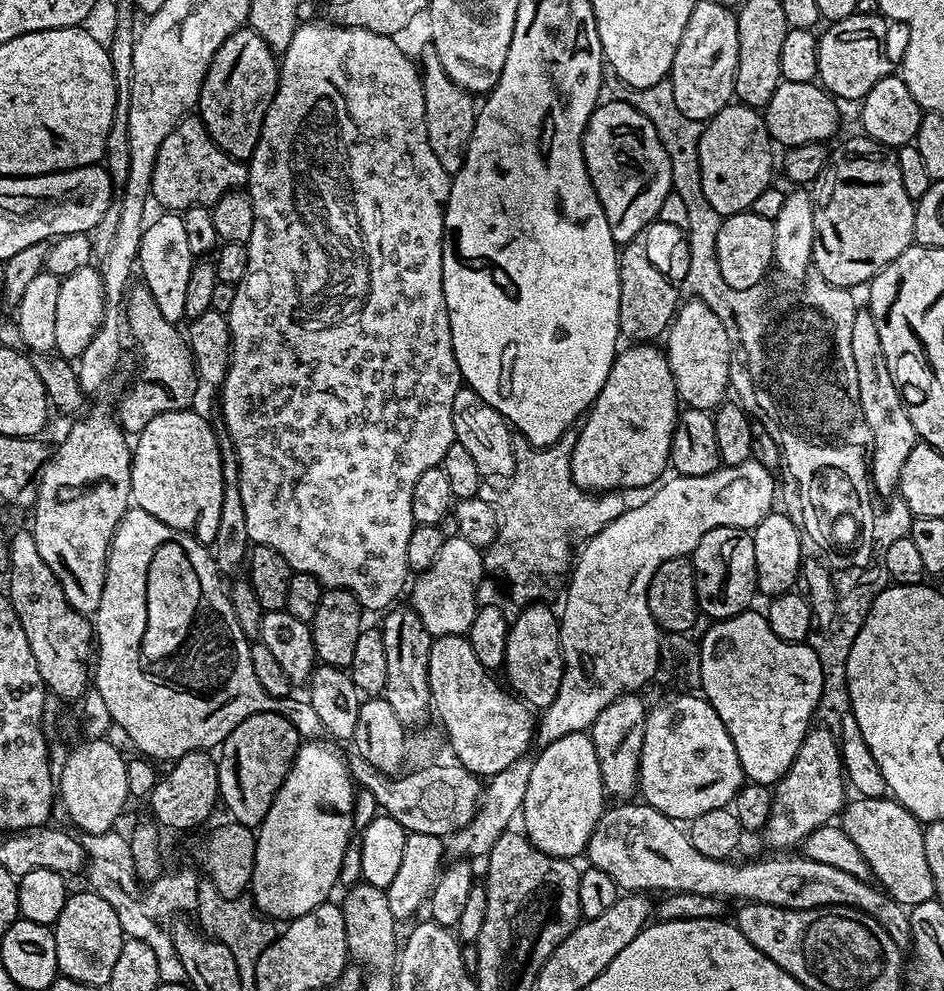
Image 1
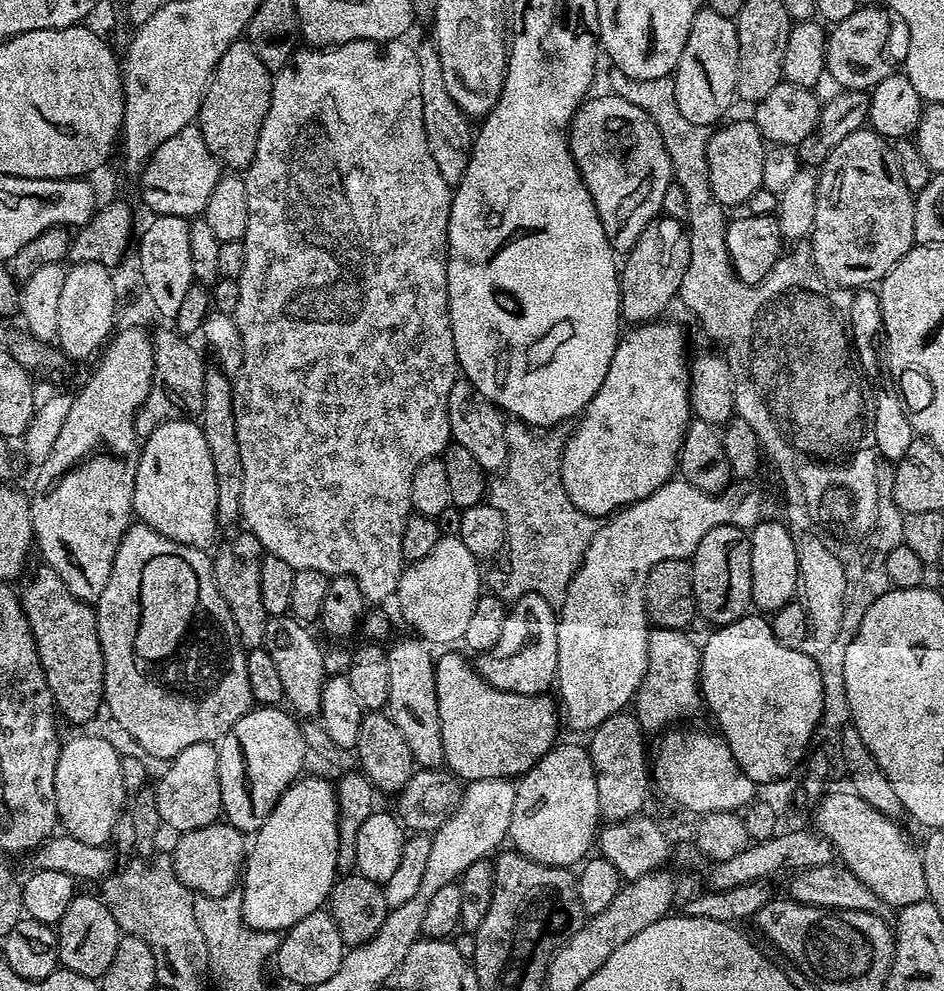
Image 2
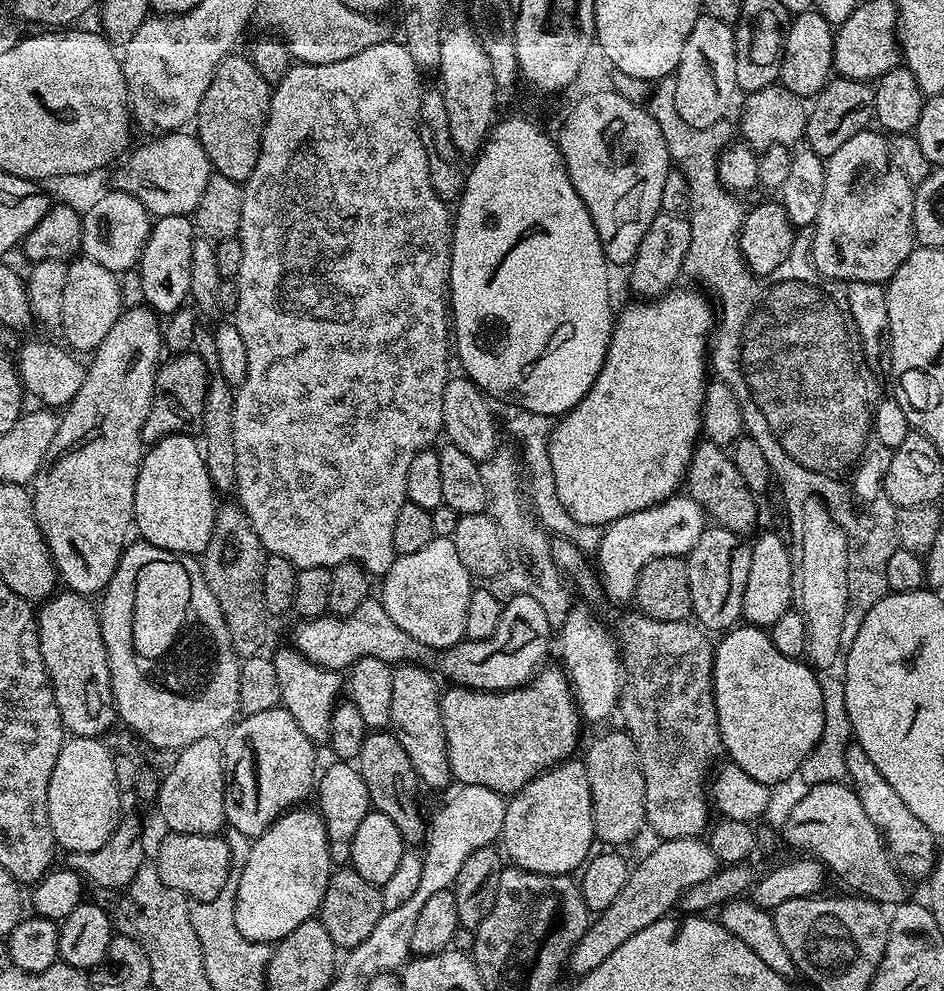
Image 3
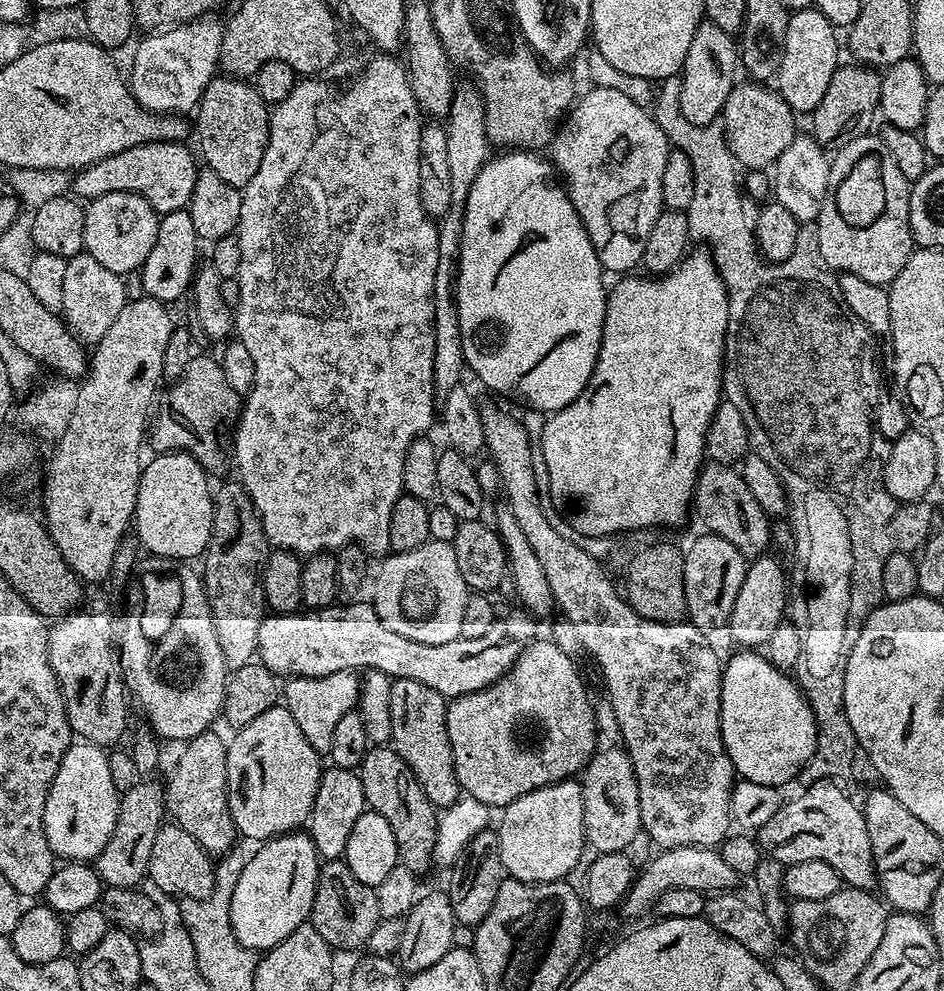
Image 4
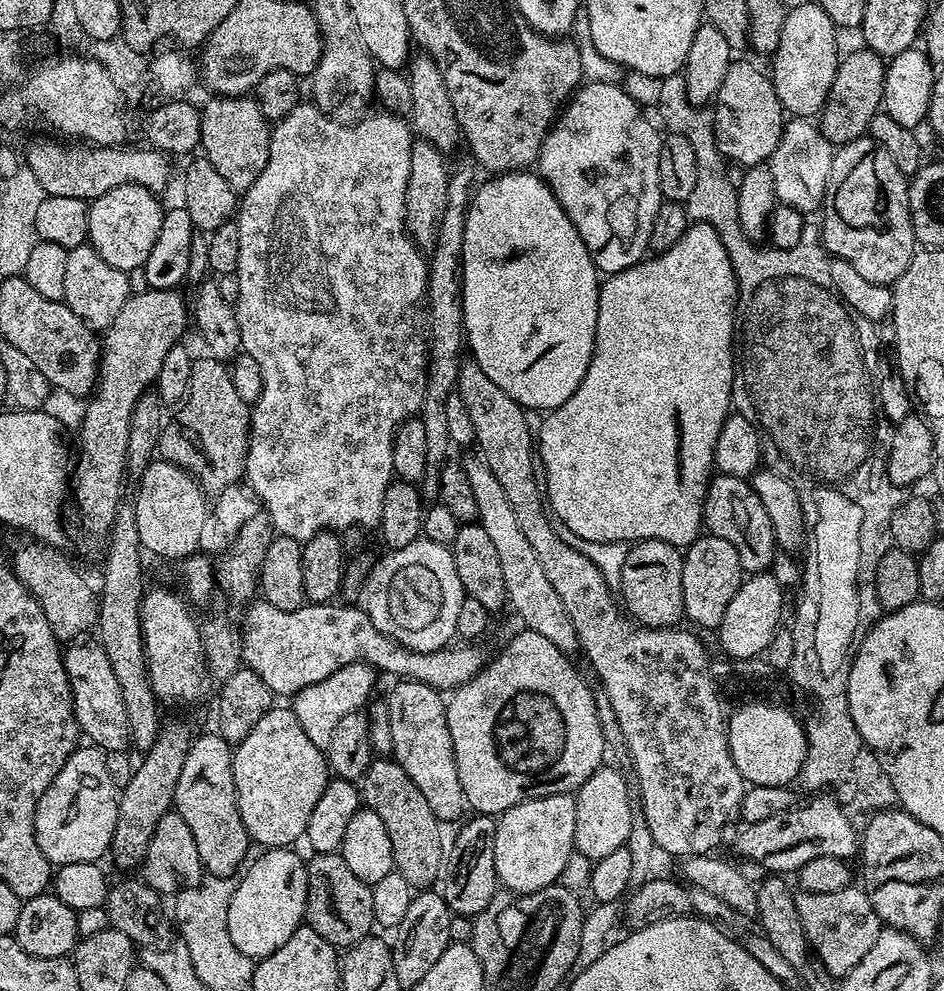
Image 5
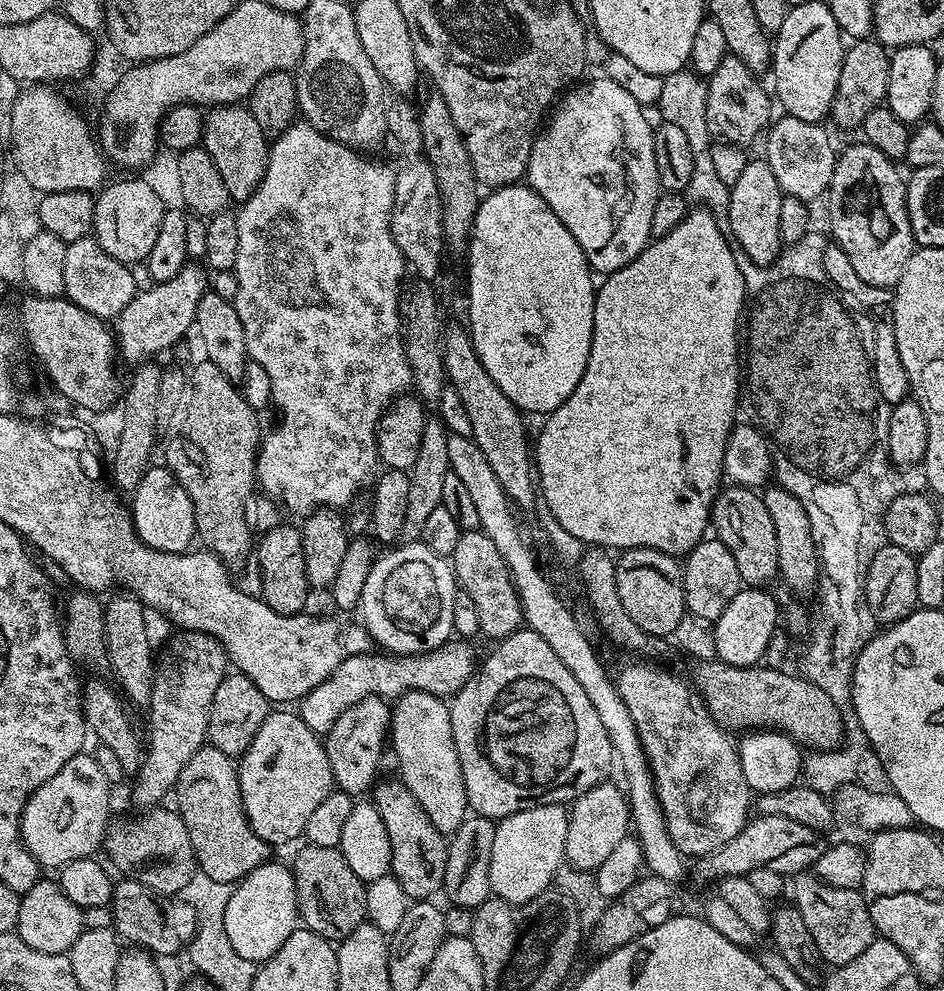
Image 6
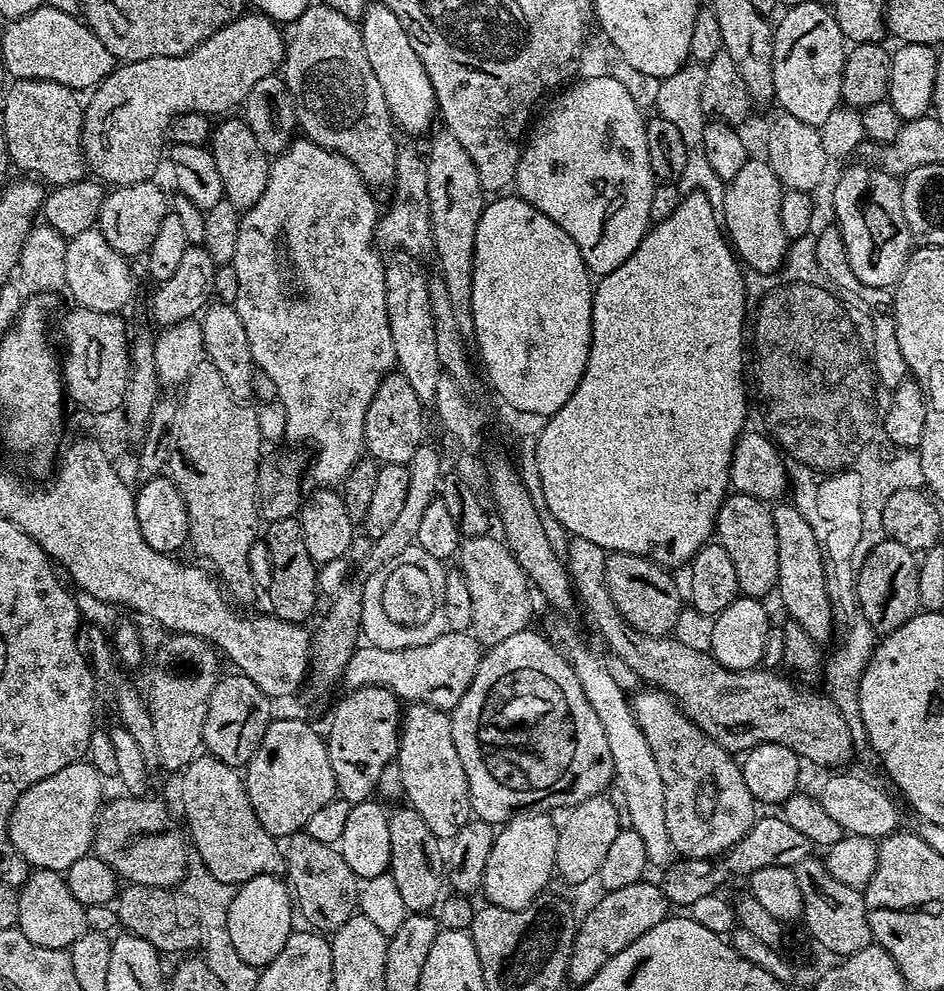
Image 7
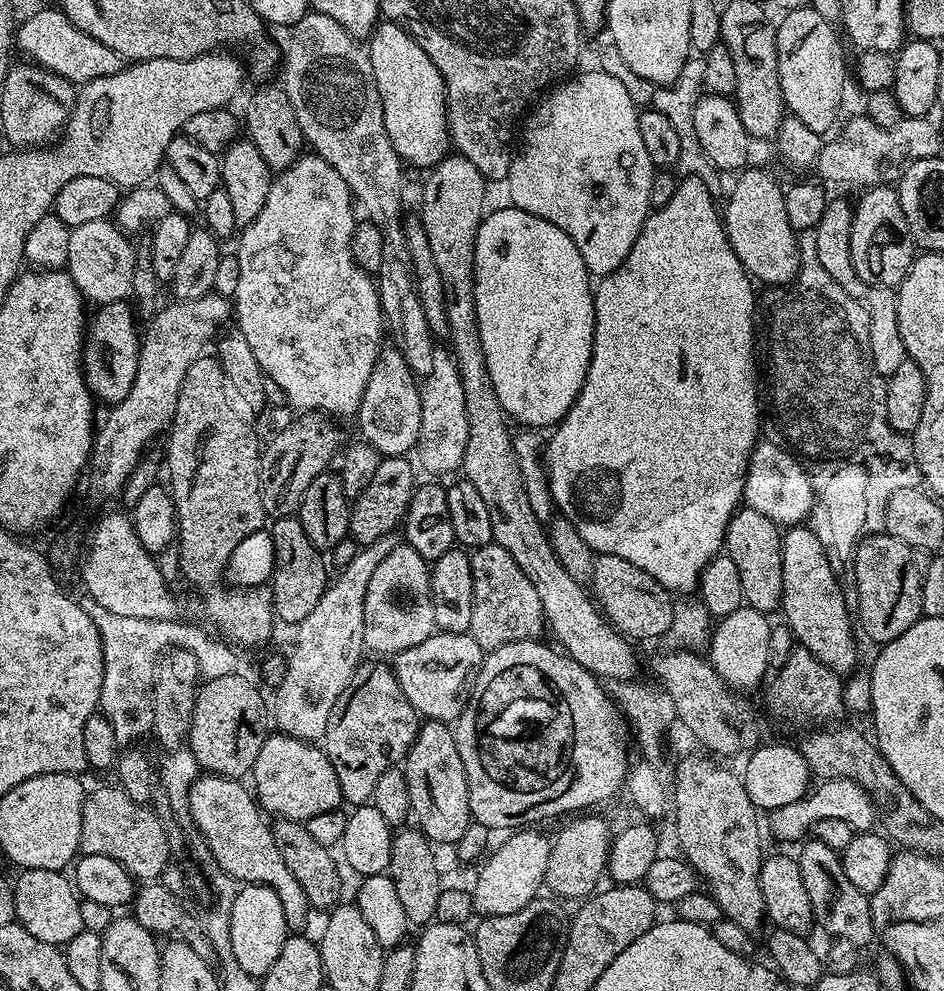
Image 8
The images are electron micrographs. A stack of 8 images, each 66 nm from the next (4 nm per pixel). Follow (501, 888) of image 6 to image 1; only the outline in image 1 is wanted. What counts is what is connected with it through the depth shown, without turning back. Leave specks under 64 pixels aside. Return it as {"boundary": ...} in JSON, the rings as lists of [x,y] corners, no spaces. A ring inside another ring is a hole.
{"boundary":[[[588,732],[566,734],[566,738],[558,738],[558,742],[550,742],[550,746],[539,749],[535,753],[530,770],[530,782],[526,782],[526,798],[518,813],[524,819],[523,835],[535,848],[551,856],[576,858],[588,847],[590,838],[598,826],[600,816],[606,810],[606,793],[602,782],[602,769],[598,766],[598,750],[594,750],[594,742]]]}

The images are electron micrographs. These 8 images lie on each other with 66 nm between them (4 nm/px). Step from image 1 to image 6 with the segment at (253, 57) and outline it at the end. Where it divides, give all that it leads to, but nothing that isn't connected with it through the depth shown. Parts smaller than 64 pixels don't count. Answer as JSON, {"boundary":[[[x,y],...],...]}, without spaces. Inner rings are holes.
{"boundary":[[[239,103],[213,107],[204,117],[202,146],[214,158],[214,166],[218,166],[222,182],[226,182],[229,201],[243,202],[251,198],[266,174],[270,140],[254,120],[250,108]]]}

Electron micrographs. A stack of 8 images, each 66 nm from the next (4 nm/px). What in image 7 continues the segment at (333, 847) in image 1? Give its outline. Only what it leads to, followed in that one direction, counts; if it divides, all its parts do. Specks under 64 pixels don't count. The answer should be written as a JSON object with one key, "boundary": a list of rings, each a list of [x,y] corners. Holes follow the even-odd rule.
{"boundary":[[[279,875],[255,876],[239,885],[233,894],[228,914],[230,941],[238,957],[257,970],[274,962],[282,946],[286,946],[286,938],[294,930],[292,912],[294,916],[294,897],[289,885]]]}

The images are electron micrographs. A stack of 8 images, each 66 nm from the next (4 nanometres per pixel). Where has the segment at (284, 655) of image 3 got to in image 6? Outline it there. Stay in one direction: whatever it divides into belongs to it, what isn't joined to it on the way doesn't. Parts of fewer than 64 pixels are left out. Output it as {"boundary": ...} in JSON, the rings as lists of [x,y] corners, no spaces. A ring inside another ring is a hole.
{"boundary":[[[453,638],[447,644],[438,646],[429,652],[419,652],[413,656],[397,656],[395,654],[381,654],[373,650],[366,654],[348,656],[330,678],[326,678],[310,694],[299,701],[298,715],[310,730],[317,734],[326,734],[342,718],[350,706],[362,702],[362,698],[378,696],[381,698],[395,698],[406,692],[422,690],[426,694],[451,698],[466,686],[473,672],[478,667],[478,656],[471,648],[469,641],[464,638]]]}

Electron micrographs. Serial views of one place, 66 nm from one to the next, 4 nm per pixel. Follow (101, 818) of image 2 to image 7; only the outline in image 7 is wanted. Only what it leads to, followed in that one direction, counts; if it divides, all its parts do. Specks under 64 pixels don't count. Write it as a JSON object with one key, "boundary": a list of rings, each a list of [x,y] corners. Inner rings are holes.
{"boundary":[[[87,762],[67,764],[58,770],[58,774],[50,774],[50,778],[34,782],[30,790],[20,795],[8,819],[6,838],[13,849],[22,854],[24,861],[33,869],[67,873],[78,858],[92,852],[96,817],[105,799],[103,783],[105,781],[95,766]]]}

